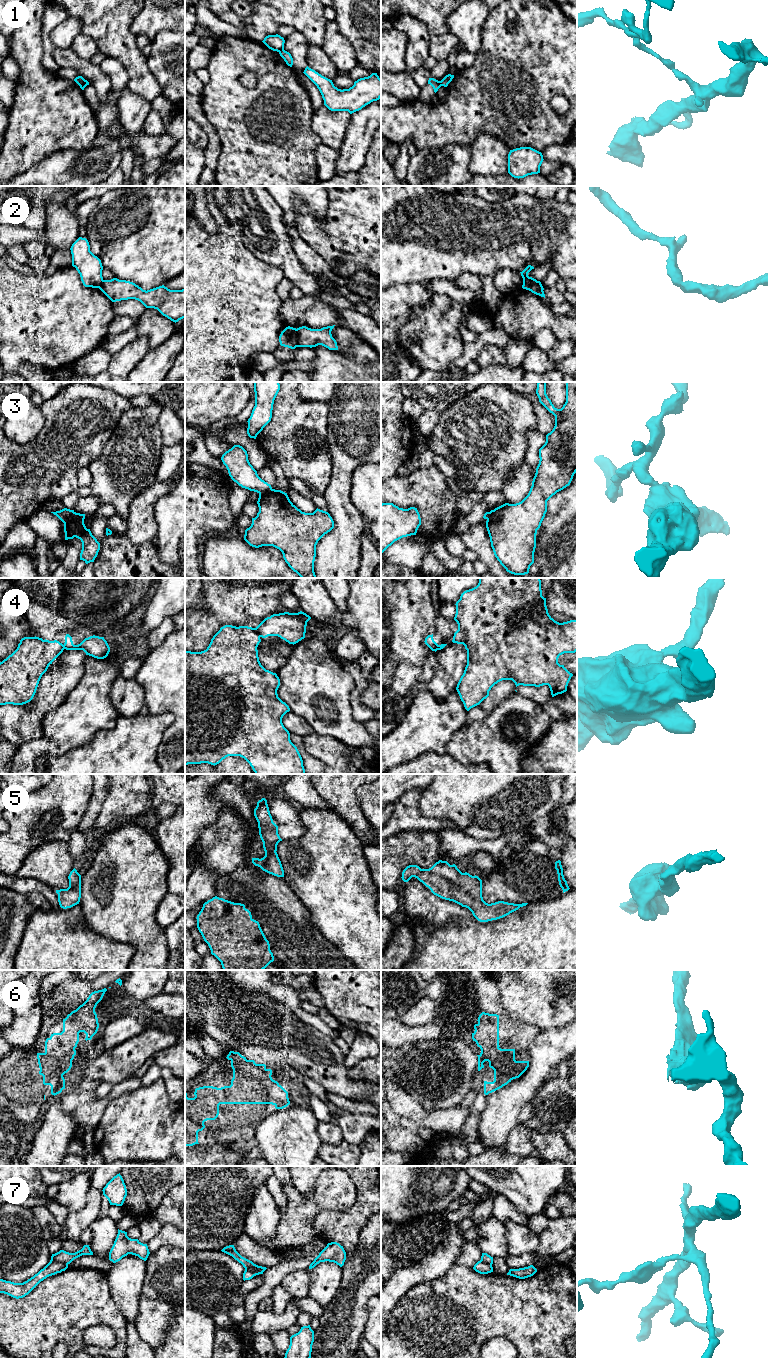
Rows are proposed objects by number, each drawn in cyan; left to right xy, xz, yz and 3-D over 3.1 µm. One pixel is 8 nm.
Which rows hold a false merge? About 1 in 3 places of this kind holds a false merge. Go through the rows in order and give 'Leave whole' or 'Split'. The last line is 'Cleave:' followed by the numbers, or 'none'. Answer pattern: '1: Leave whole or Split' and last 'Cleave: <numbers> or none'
1: Split
2: Split
3: Split
4: Split
5: Leave whole
6: Leave whole
7: Split
Cleave: 1, 2, 3, 4, 7

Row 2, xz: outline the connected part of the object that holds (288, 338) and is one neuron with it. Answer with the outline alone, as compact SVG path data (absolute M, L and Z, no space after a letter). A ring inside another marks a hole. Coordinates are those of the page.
M290 326L286 327L279 336L279 342L281 346L291 349L298 347L296 328Z

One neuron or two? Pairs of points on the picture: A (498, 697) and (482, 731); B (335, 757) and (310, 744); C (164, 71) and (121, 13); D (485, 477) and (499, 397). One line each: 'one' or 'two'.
A: two
B: one
C: two
D: one

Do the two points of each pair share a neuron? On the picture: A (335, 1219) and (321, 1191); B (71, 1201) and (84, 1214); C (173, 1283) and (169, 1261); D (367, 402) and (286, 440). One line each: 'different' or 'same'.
A: different
B: different
C: same
D: different

